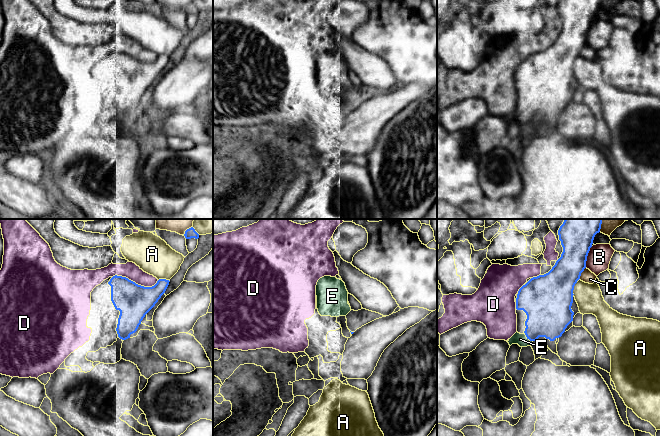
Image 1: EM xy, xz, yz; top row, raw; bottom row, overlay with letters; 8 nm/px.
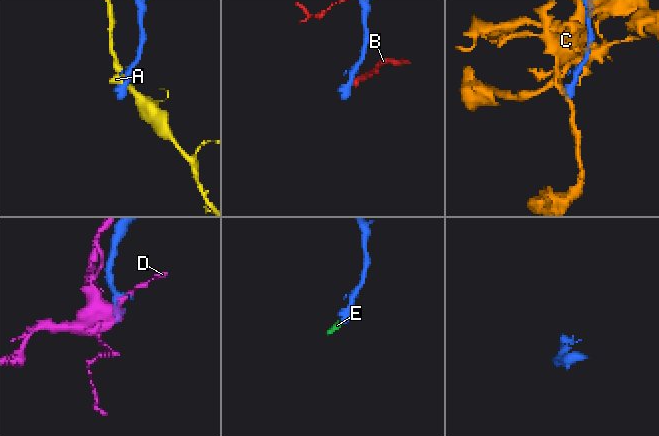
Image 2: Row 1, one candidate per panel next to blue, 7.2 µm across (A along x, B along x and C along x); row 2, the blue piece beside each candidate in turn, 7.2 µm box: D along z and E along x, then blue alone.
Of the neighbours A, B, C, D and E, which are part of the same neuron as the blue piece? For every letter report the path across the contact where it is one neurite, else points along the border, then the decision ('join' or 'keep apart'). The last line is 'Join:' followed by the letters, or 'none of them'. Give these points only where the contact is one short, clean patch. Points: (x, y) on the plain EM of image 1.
A: keep apart
B: keep apart
C: keep apart
D: keep apart
E: join
Join: E

